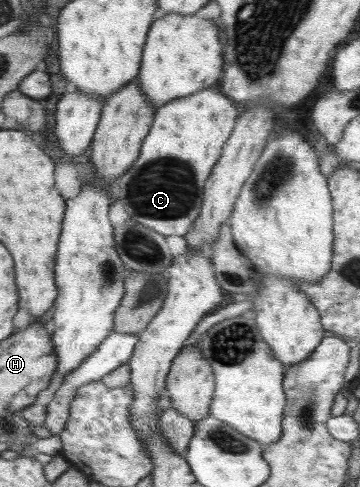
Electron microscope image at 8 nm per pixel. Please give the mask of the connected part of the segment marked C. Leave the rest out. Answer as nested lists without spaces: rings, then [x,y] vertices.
[[[212,86],[157,109],[136,161],[108,189],[112,202],[122,202],[135,223],[164,237],[182,238],[198,218],[205,181],[238,117],[234,101]]]

